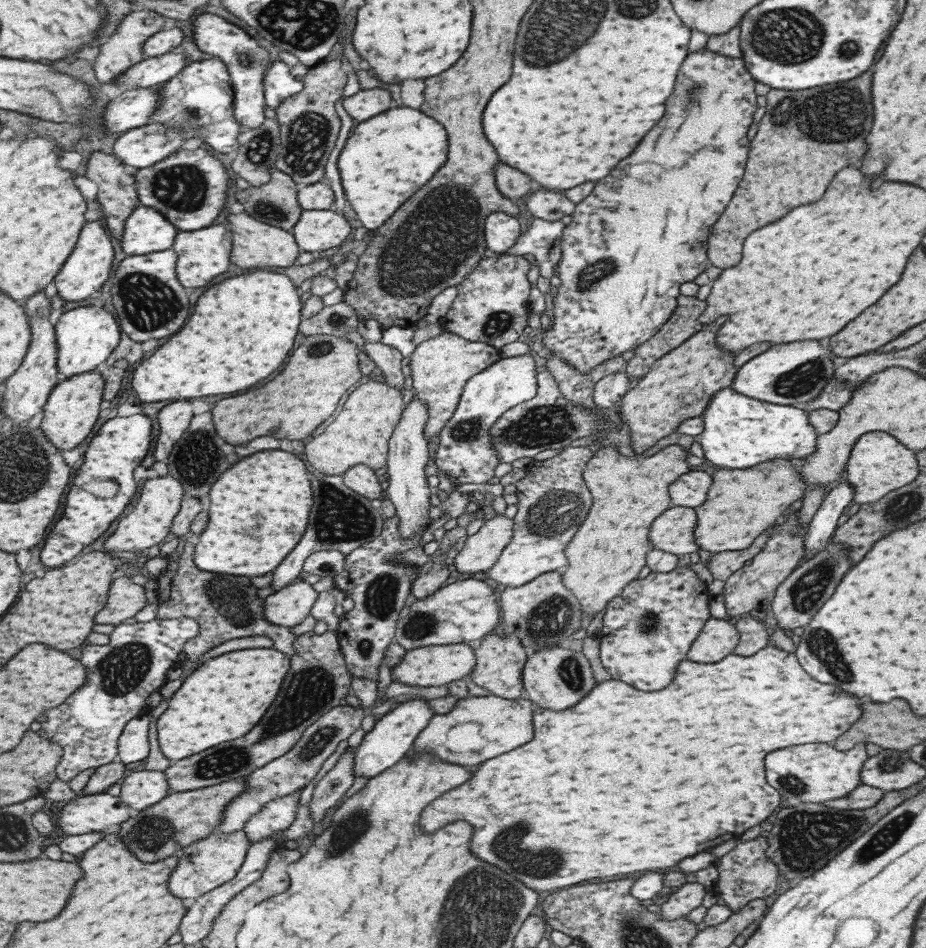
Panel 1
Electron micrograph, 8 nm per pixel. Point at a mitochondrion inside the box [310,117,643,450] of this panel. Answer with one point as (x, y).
(434, 241)

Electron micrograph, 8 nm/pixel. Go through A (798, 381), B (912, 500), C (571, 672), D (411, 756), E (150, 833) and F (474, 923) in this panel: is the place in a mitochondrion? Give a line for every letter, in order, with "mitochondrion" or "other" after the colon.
A: mitochondrion
B: mitochondrion
C: mitochondrion
D: other
E: mitochondrion
F: mitochondrion

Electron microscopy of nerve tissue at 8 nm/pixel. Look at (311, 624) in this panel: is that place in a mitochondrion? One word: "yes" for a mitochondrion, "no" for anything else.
no

